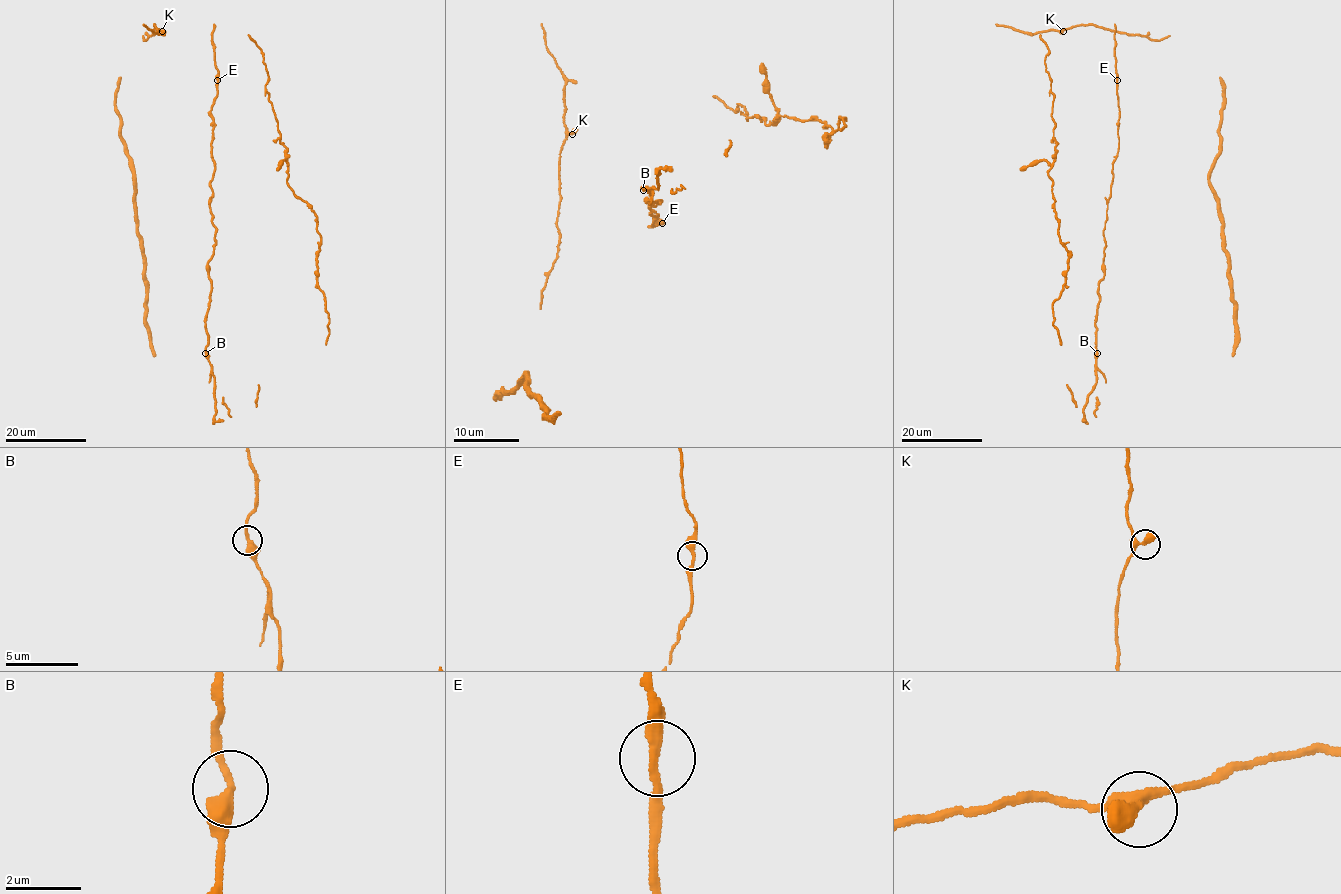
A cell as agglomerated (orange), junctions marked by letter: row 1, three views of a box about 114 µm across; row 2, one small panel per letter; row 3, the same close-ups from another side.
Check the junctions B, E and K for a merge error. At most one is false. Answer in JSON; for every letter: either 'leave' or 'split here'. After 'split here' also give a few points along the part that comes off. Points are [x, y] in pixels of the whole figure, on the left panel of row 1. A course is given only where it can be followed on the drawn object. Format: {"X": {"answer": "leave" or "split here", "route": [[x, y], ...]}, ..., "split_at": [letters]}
{"B": {"answer": "split here"}, "E": {"answer": "leave"}, "K": {"answer": "leave"}, "split_at": ["B"]}

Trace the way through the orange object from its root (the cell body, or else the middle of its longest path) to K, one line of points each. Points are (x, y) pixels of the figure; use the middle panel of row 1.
K: (560, 195), (560, 148), (572, 134)

